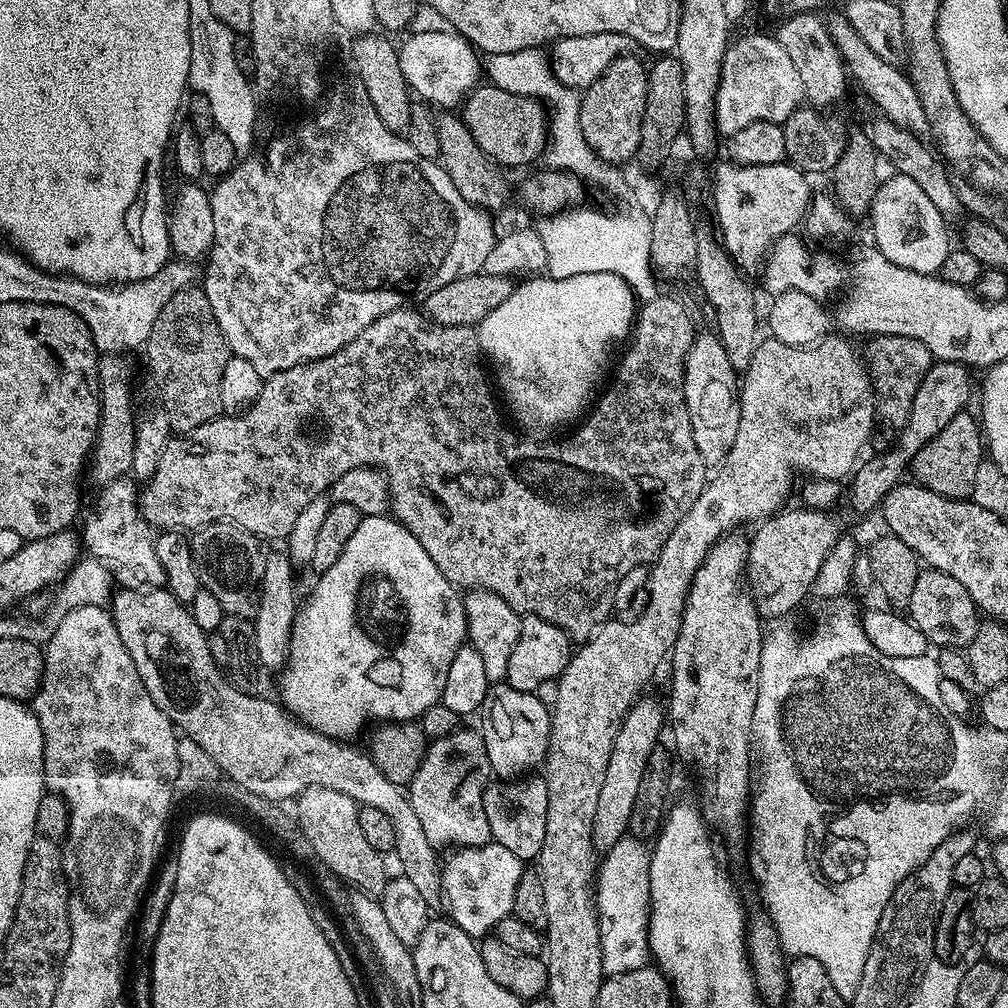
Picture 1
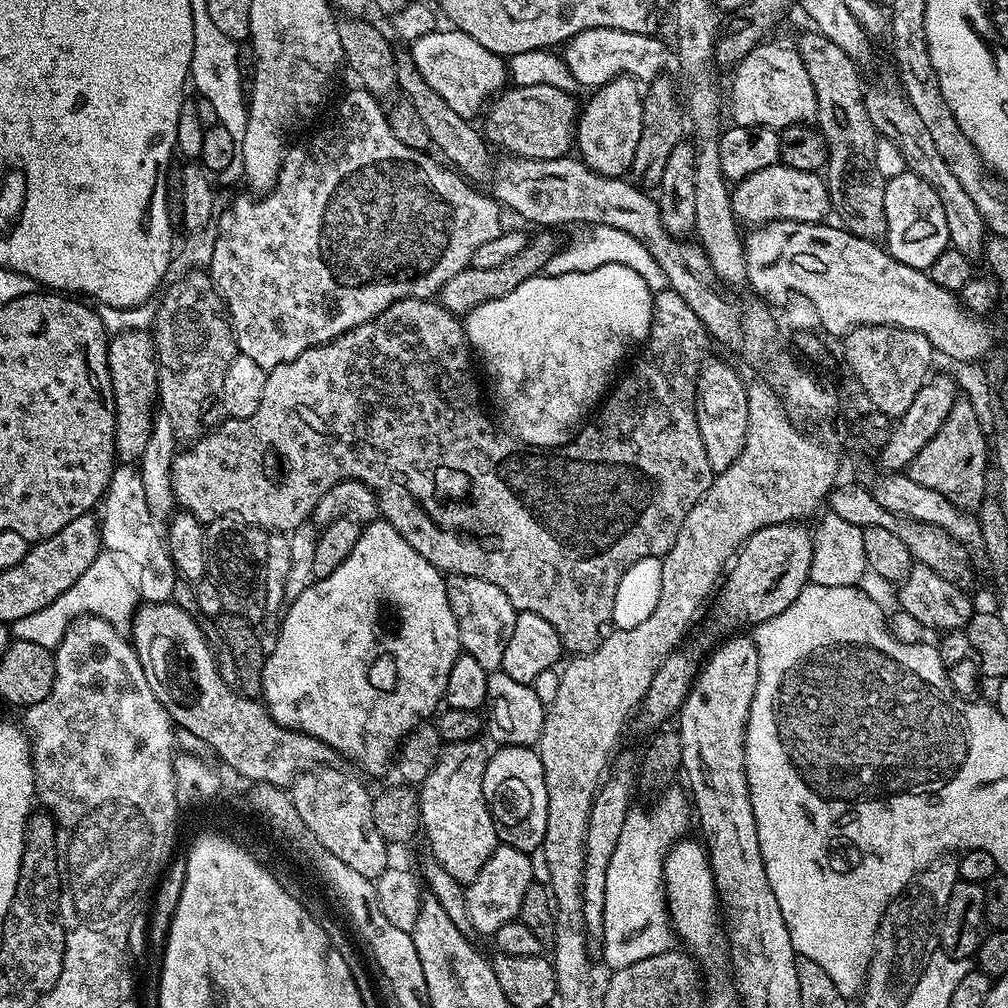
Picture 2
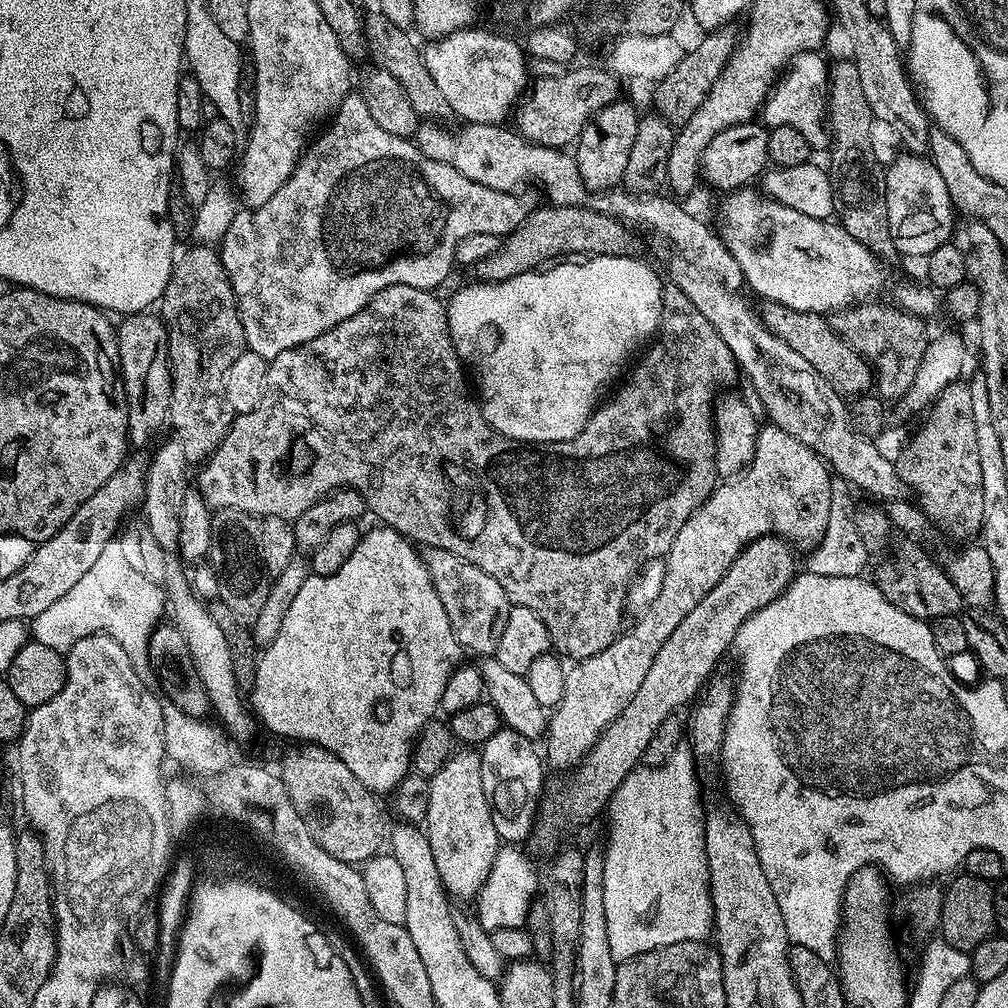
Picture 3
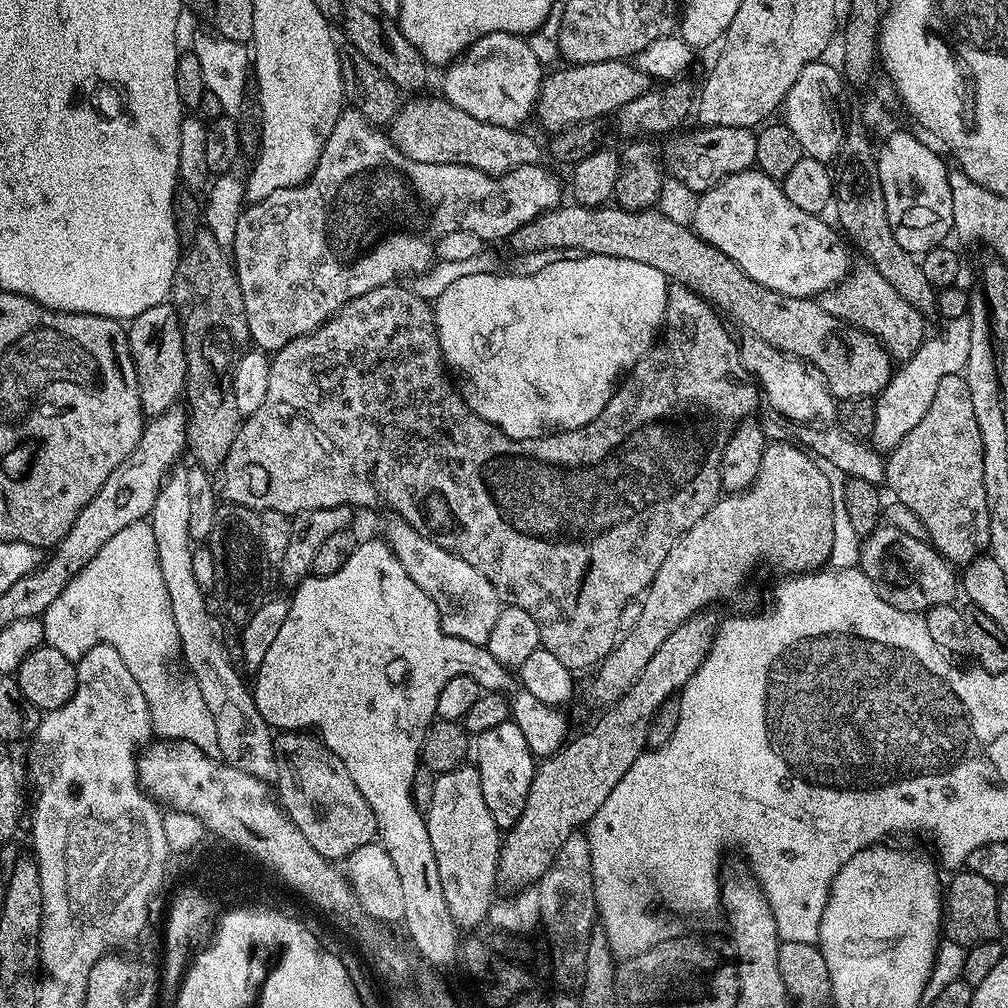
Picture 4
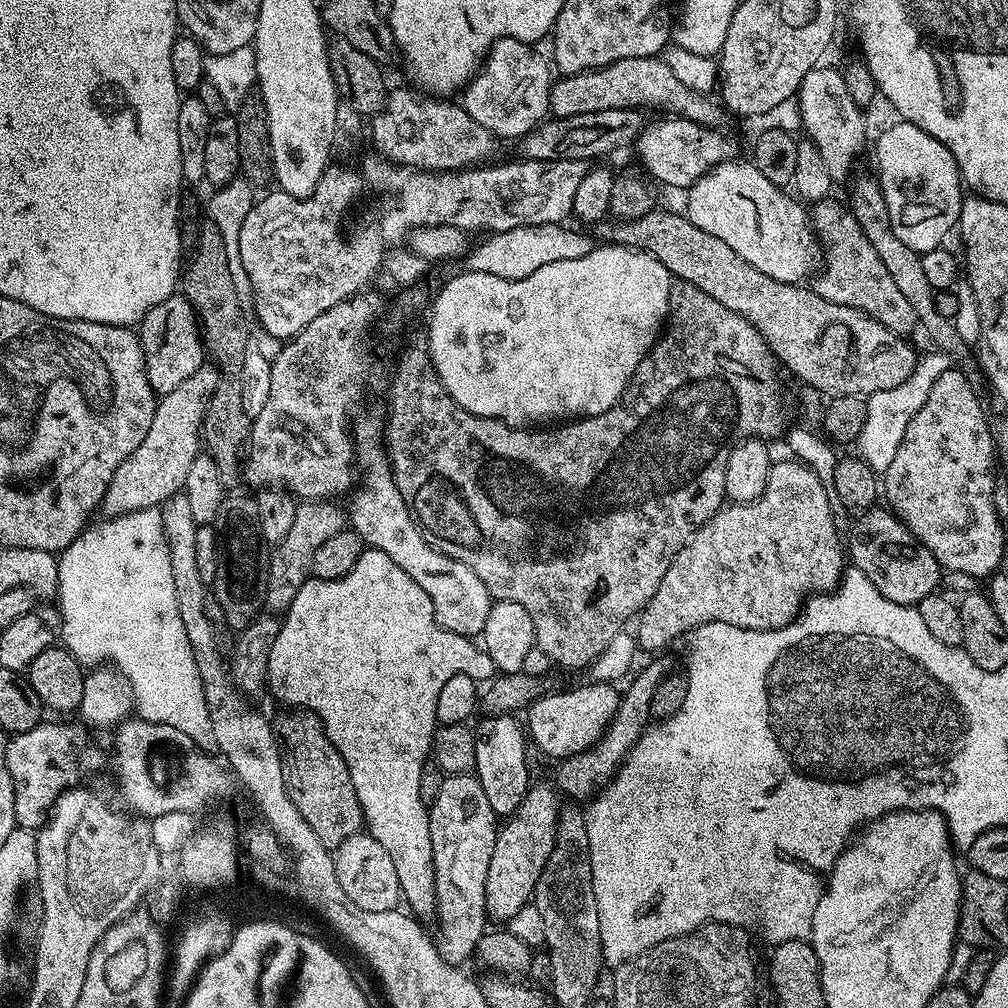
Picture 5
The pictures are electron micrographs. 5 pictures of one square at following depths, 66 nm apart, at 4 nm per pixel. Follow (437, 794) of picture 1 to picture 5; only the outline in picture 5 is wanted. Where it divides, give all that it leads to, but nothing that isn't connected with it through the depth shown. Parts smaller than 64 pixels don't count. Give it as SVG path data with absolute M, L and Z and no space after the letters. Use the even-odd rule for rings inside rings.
M475 775L466 776L444 776L442 786L438 790L438 798L434 798L434 802L428 809L428 821L430 822L430 842L432 843L432 857L434 858L434 890L436 891L436 914L435 923L440 923L440 940L438 936L438 947L440 949L440 957L447 964L463 965L463 960L472 960L478 942L484 937L484 933L490 924L490 917L486 910L486 874L490 870L490 858L494 854L494 842L496 841L496 833L498 831L498 817L495 810L490 806L490 802L486 799L486 790L482 790L480 781Z

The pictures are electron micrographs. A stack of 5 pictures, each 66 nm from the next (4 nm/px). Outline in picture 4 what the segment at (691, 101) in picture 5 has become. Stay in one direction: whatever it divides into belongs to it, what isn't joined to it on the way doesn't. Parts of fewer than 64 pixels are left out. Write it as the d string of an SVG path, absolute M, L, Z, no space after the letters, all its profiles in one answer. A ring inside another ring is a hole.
M611 60L593 64L574 64L563 66L557 72L549 71L540 88L536 103L535 119L540 119L548 134L565 132L578 124L596 122L599 116L619 113L626 102L634 102L650 88L650 77L628 60Z

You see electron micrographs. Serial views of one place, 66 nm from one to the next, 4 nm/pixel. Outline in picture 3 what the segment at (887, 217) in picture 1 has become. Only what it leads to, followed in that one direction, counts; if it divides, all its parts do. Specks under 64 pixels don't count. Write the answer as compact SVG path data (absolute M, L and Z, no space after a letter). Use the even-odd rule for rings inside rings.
M903 154L884 174L886 186L886 210L890 218L890 234L894 238L897 253L903 256L926 258L938 246L949 243L954 231L954 205L931 159L920 154Z

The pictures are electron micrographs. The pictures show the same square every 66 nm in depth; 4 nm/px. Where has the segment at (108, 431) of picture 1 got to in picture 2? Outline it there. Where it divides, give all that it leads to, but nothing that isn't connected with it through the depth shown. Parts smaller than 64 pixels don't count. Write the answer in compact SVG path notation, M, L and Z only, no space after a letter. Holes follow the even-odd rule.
M130 330L113 335L108 342L108 369L116 403L116 458L121 465L135 465L146 450L146 442L150 442L152 421L160 394L160 363L156 360L153 333L148 330Z

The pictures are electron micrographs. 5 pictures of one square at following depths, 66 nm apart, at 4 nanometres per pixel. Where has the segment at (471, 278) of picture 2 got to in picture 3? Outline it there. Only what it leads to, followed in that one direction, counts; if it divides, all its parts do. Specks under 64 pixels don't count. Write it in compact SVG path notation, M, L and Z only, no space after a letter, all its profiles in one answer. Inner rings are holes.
M543 206L529 211L528 217L503 237L498 250L490 258L482 258L474 266L475 279L489 284L501 284L518 274L535 272L561 258L591 258L594 256L623 256L629 251L633 233L628 225L613 216L595 212L590 206L557 208Z

